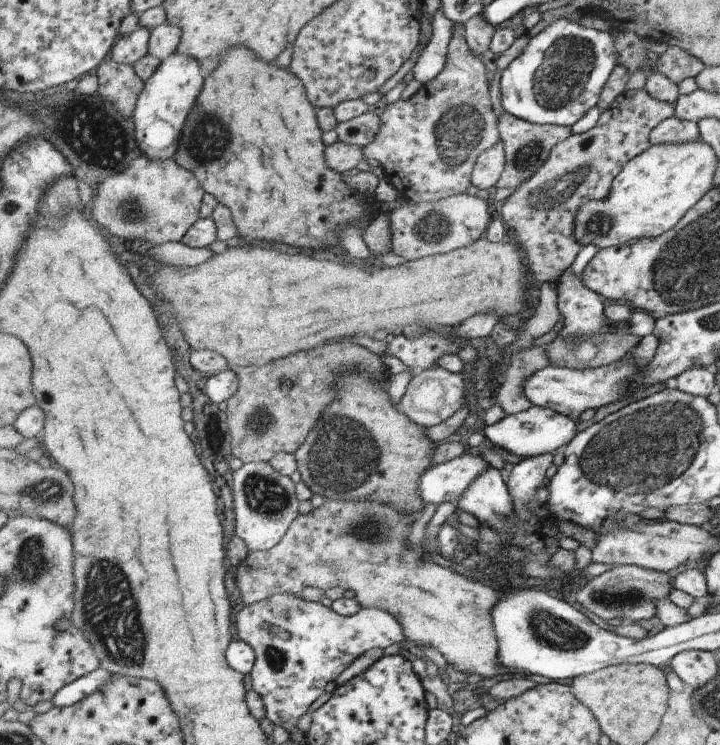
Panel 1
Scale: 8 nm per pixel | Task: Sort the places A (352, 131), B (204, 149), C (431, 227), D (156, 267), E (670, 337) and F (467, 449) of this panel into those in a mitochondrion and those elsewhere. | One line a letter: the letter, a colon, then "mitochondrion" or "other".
A: other
B: mitochondrion
C: mitochondrion
D: other
E: other
F: other

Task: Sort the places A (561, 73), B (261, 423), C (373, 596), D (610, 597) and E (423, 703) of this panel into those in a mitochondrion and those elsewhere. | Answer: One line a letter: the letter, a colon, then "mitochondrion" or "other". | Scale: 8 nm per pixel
A: mitochondrion
B: mitochondrion
C: other
D: mitochondrion
E: other

